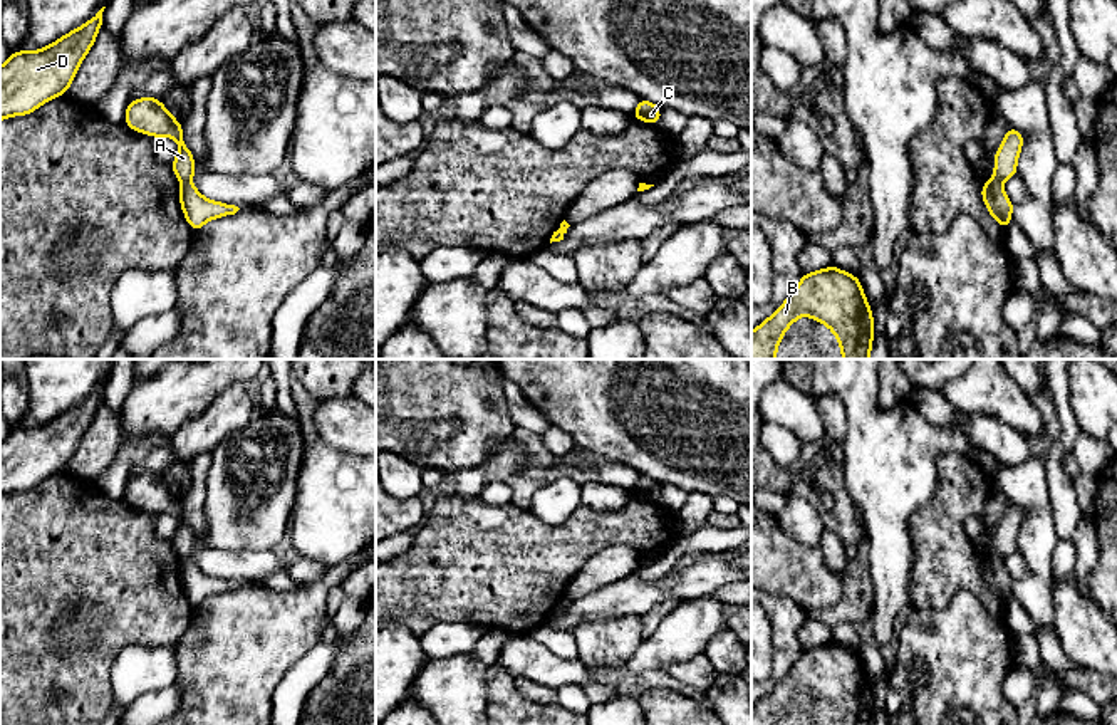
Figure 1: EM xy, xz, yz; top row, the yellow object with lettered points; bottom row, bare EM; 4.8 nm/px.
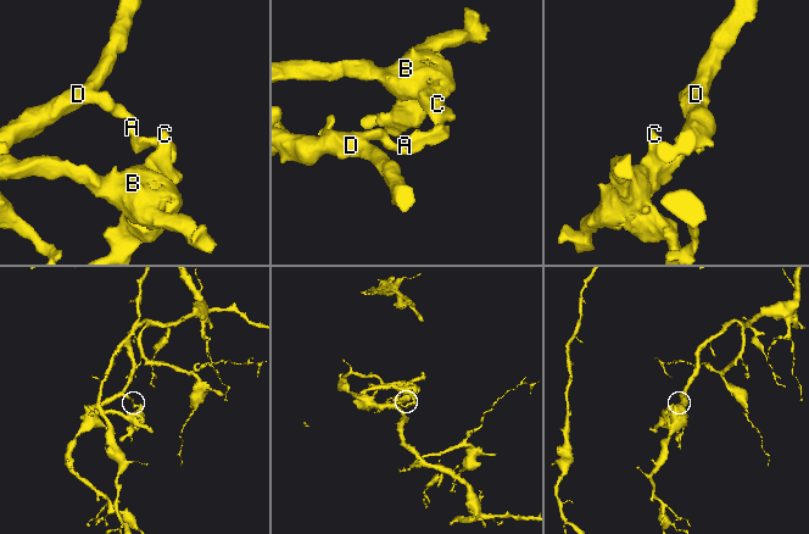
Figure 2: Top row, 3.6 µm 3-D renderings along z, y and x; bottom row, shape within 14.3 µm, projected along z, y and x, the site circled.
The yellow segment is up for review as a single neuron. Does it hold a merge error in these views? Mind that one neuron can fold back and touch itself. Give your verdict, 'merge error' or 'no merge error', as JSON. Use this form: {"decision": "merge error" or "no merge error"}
{"decision": "merge error"}

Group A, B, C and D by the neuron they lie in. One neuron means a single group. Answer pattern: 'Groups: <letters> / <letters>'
Groups: A D / B C

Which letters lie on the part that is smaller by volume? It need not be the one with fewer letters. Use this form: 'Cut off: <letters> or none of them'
Cut off: B, C

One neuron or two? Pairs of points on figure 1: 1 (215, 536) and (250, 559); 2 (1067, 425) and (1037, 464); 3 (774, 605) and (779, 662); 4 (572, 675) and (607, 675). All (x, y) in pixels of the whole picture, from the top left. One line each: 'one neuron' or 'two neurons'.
1: two neurons
2: two neurons
3: one neuron
4: two neurons

